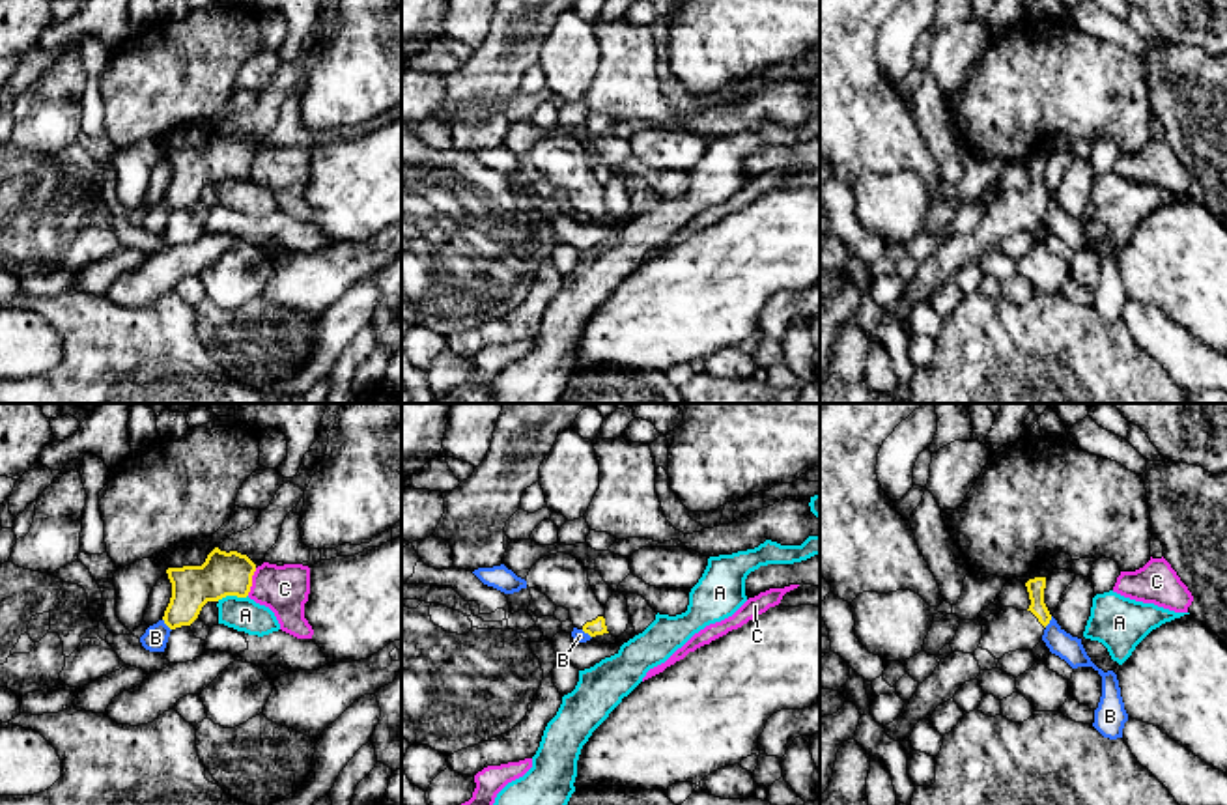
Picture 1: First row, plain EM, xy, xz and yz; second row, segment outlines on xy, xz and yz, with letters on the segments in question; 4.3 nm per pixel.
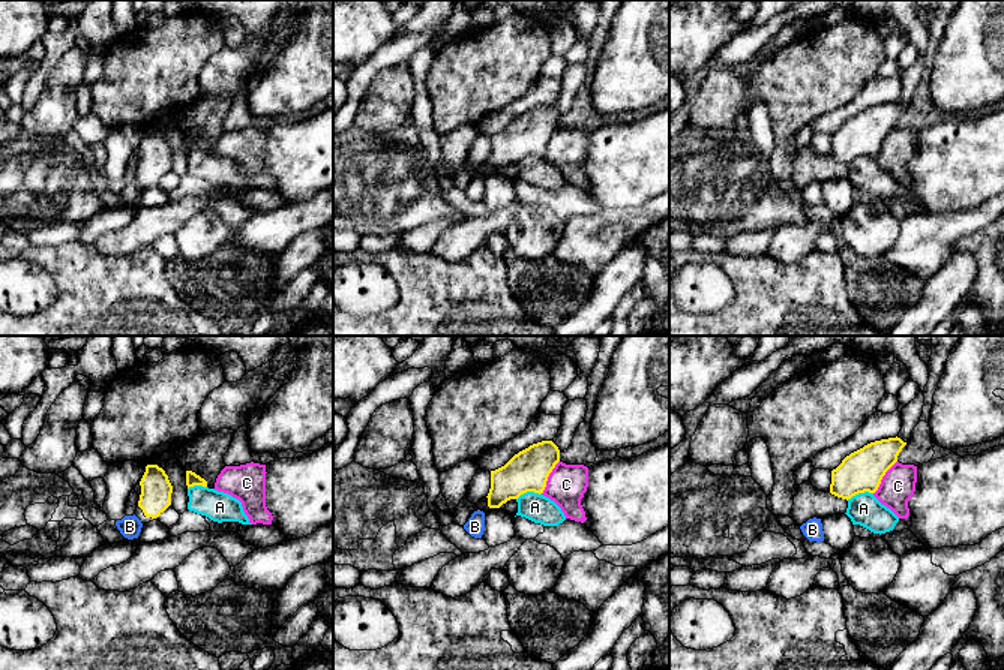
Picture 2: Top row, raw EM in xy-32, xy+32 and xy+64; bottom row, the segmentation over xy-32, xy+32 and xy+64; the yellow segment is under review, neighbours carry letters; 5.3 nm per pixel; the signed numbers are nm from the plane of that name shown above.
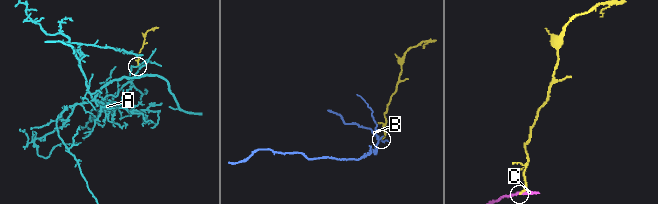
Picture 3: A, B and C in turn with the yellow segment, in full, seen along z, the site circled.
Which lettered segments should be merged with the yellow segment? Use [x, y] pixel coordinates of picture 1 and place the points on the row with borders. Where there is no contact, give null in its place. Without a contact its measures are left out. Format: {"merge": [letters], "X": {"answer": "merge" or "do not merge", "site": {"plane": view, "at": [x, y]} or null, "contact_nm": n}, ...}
{"merge": [], "A": {"answer": "do not merge", "site": {"plane": "xy", "at": [232, 594]}, "contact_nm": 140}, "B": {"answer": "do not merge", "site": {"plane": "xy", "at": [165, 622]}, "contact_nm": 70}, "C": {"answer": "do not merge", "site": {"plane": "xy", "at": [251, 581]}, "contact_nm": 130}}

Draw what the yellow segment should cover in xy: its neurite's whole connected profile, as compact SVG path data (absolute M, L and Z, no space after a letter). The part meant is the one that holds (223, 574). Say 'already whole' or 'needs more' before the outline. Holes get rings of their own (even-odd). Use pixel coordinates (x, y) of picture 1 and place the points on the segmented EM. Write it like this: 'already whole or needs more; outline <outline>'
already whole; outline M215 547L202 566L168 568L172 598L164 611L170 629L190 626L207 601L226 596L247 598L252 586L256 564L237 551Z

